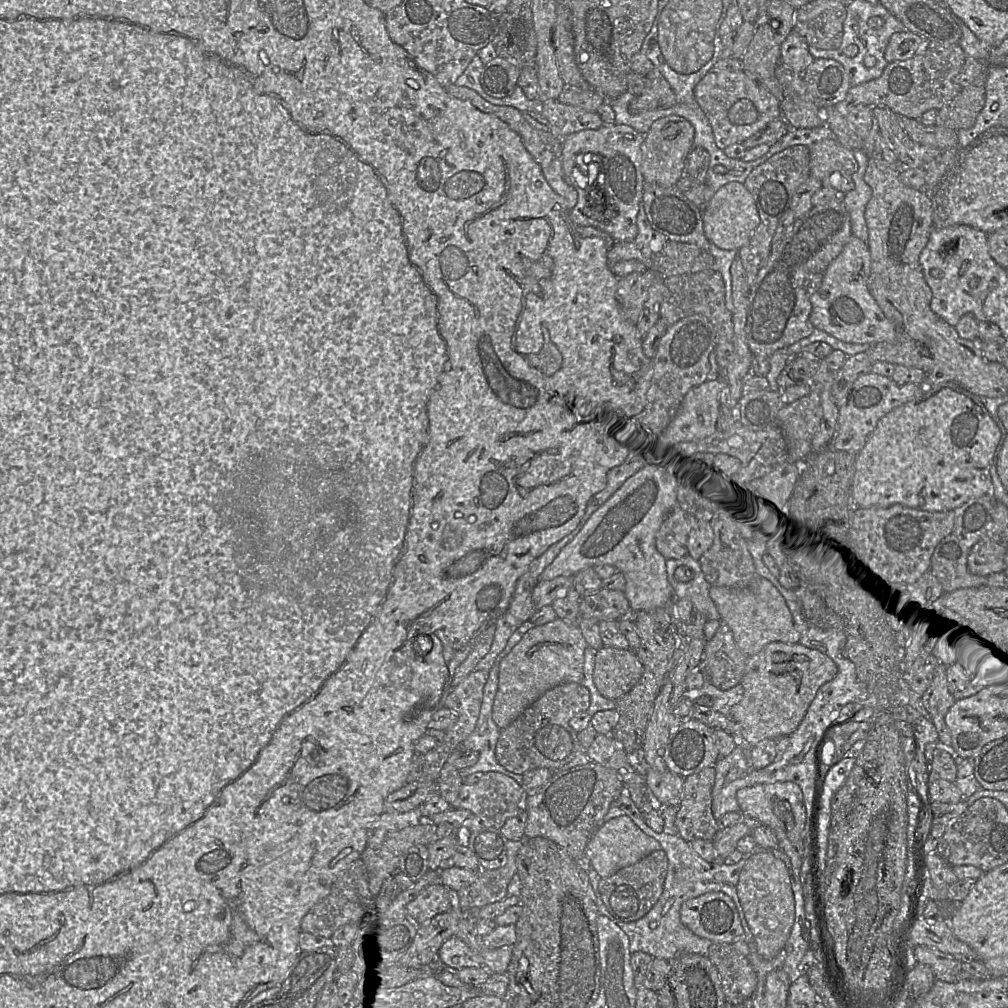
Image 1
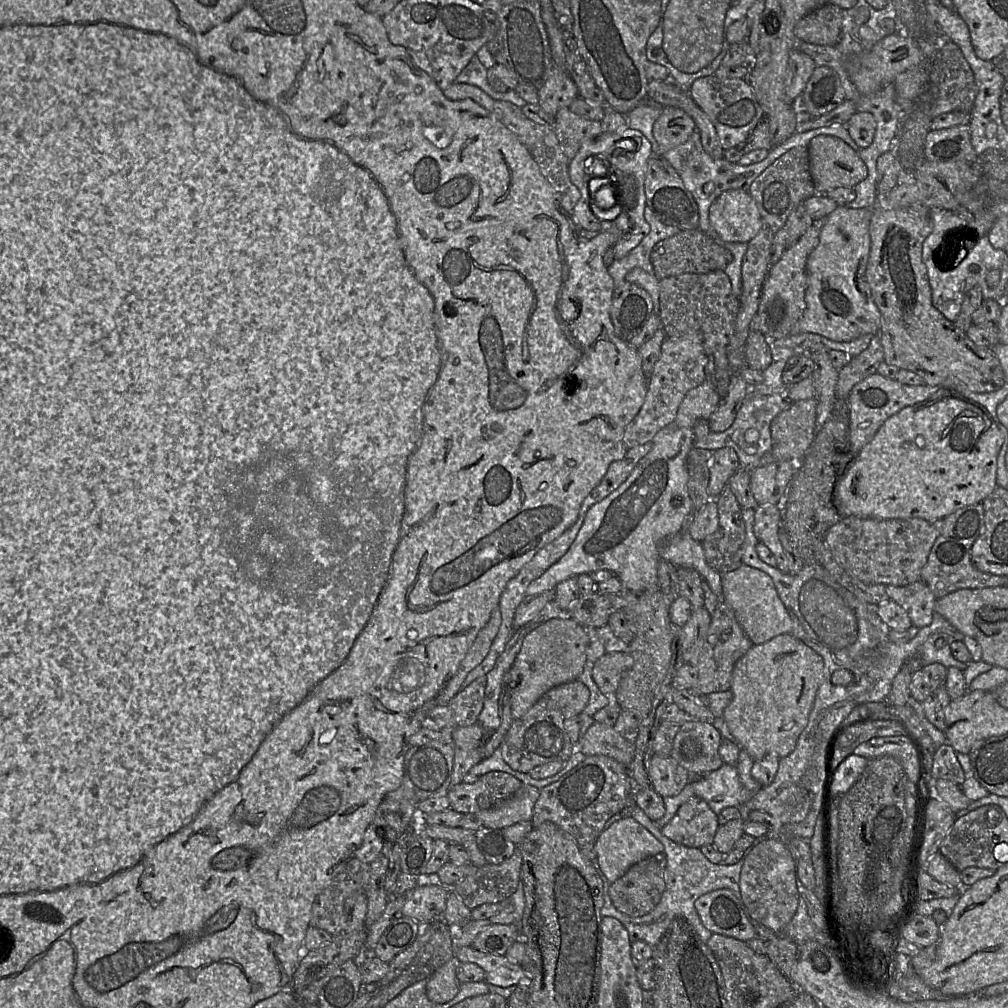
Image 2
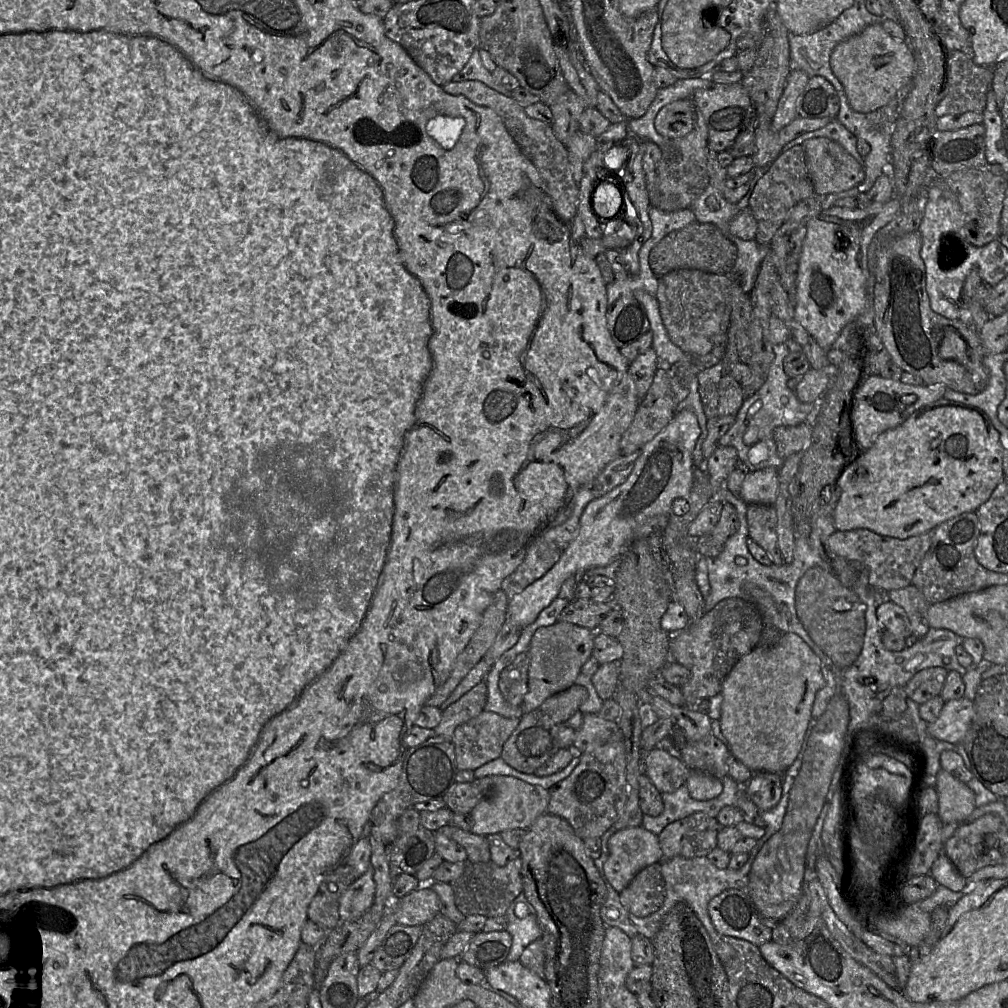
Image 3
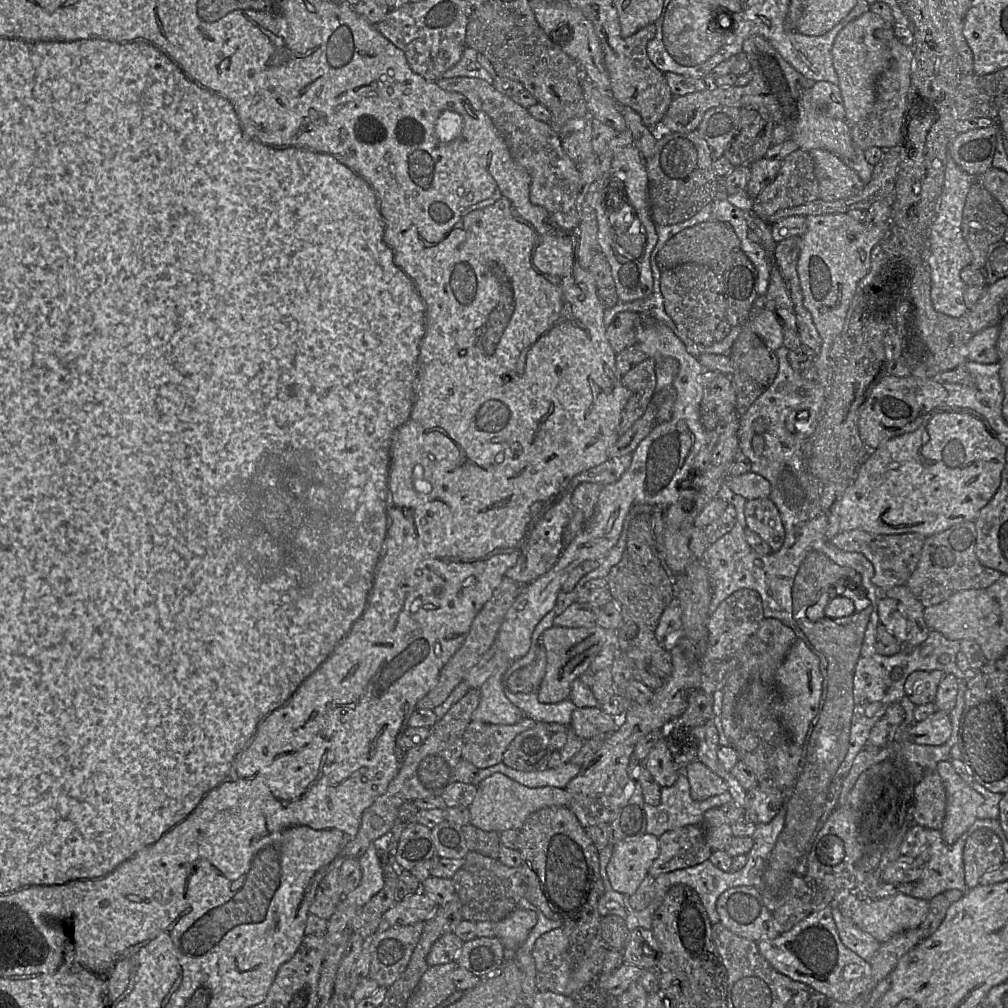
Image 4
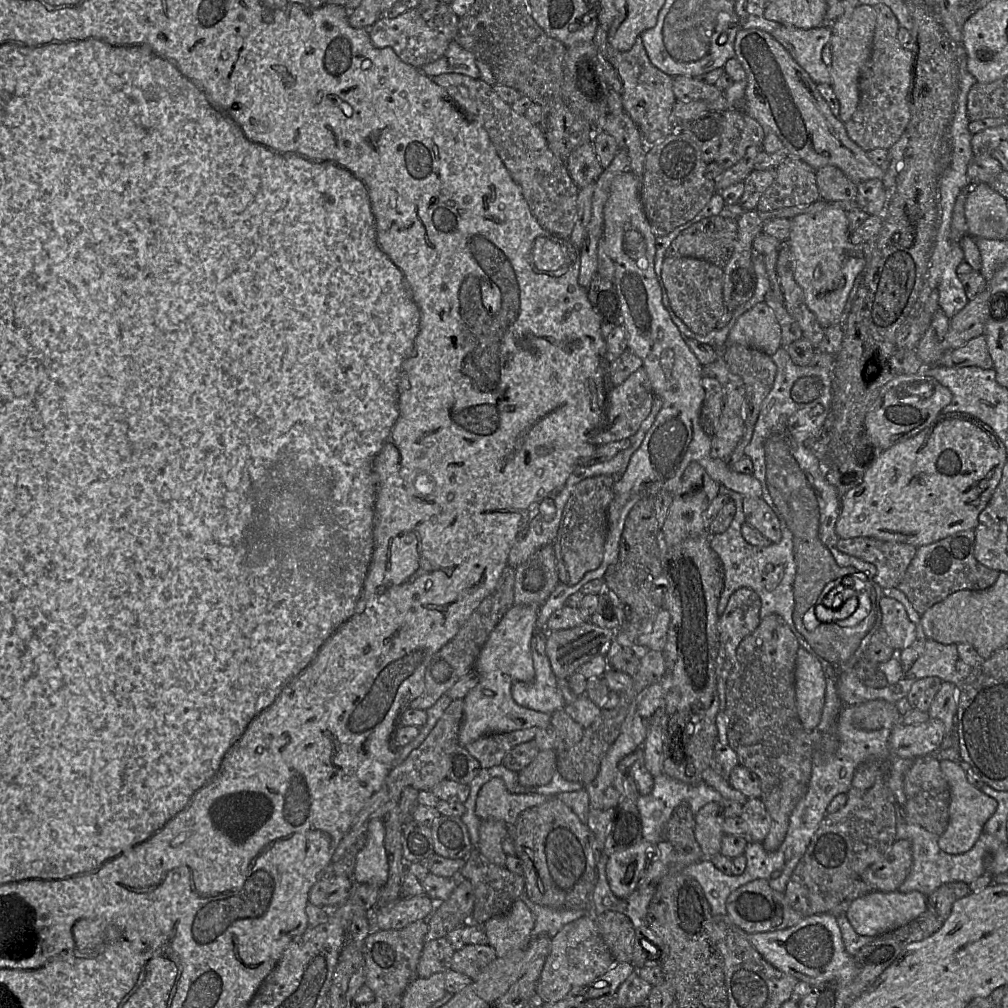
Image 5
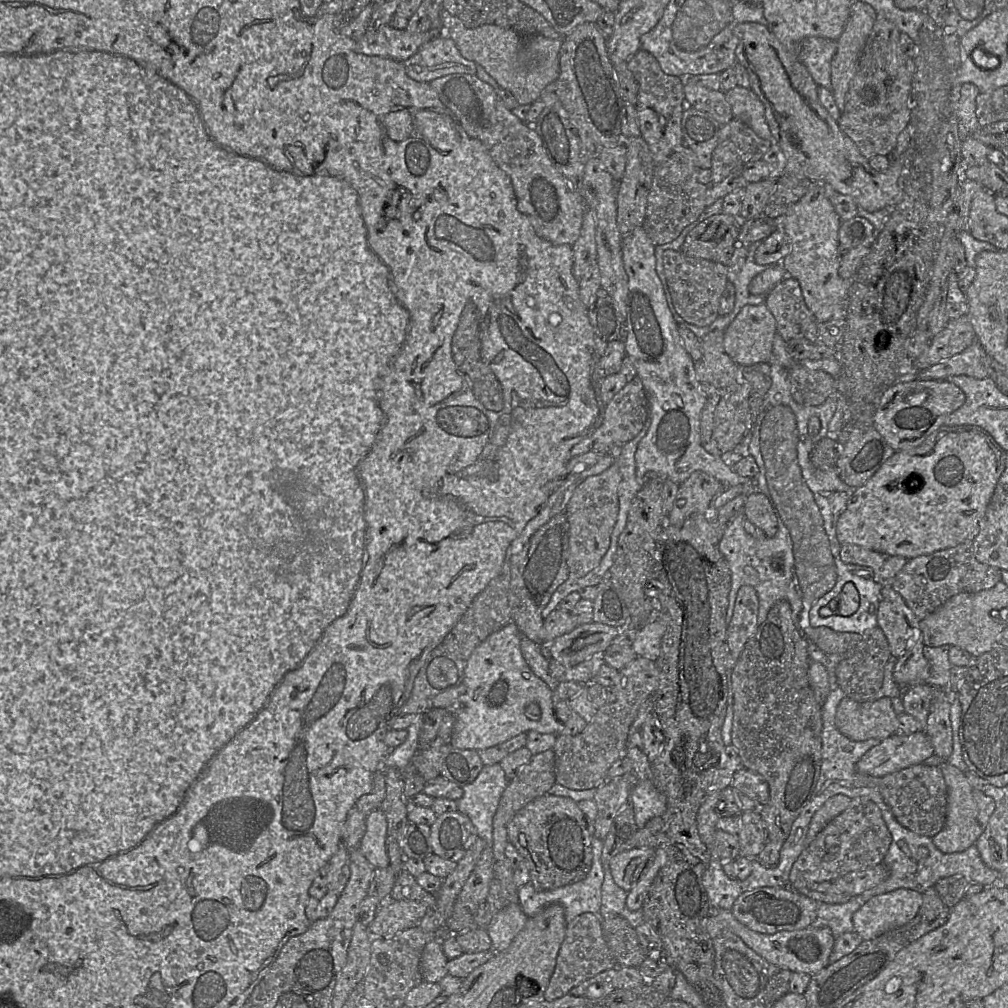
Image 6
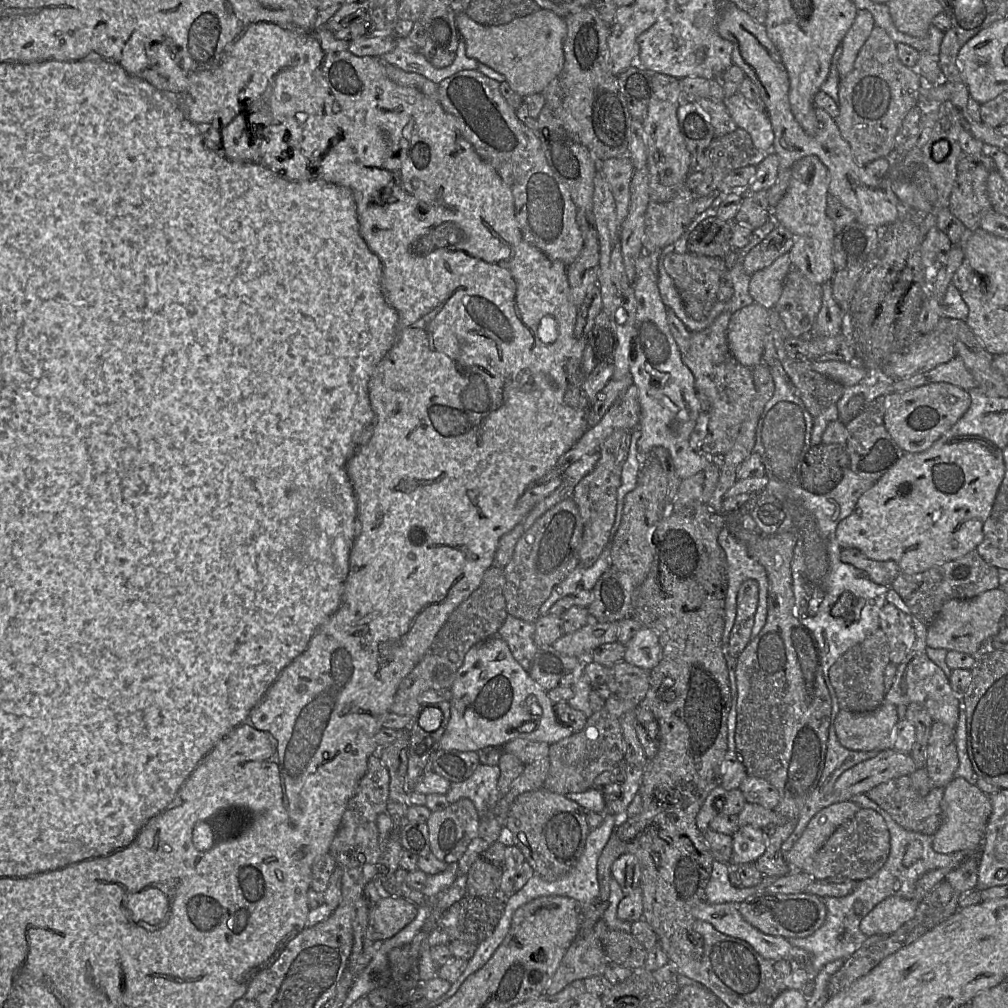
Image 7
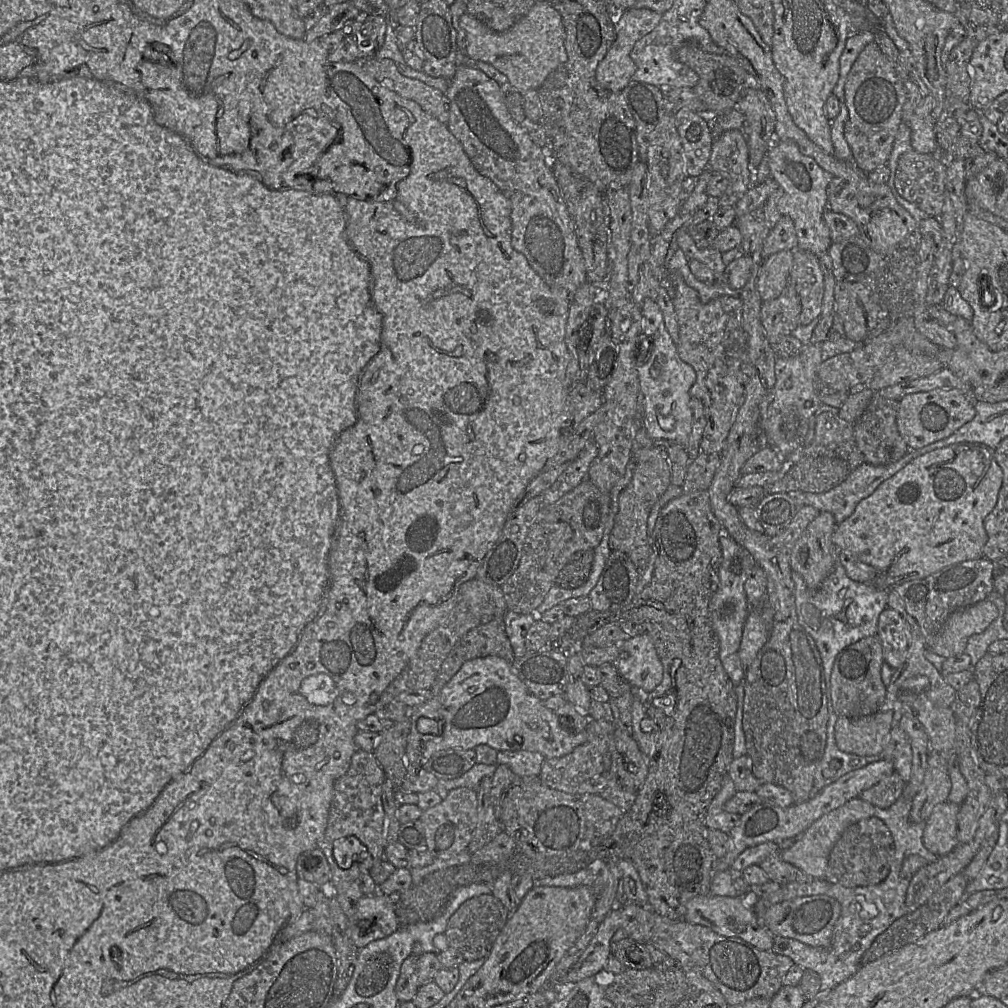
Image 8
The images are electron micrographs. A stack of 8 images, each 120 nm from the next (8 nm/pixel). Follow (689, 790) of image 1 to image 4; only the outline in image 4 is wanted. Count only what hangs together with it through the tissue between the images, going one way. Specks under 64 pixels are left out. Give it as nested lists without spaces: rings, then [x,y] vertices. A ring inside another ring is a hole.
[[[687,825],[666,831],[658,838],[659,856],[654,860],[648,874],[655,879],[663,873],[700,864],[713,850],[706,841],[702,825]]]

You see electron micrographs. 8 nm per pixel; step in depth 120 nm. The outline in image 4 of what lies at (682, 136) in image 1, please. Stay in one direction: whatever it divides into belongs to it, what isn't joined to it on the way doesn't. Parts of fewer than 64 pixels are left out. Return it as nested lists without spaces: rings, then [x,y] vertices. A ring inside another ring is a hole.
[[[762,36],[748,37],[743,42],[742,51],[746,54],[753,72],[753,78],[748,84],[741,87],[709,86],[704,91],[674,97],[661,121],[661,131],[694,131],[704,114],[714,107],[752,108],[758,111],[763,120],[772,120],[775,125],[783,125],[788,131],[788,138],[803,151],[824,149],[844,161],[853,157],[855,144],[850,134],[851,126],[845,120],[826,117],[816,109],[811,100],[811,87],[815,82],[809,81],[794,69]]]

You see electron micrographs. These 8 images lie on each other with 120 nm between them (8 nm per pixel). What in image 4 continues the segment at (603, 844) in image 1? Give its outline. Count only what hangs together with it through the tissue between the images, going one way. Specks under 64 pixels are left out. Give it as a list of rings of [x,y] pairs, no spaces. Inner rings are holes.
[[[652,834],[617,842],[606,866],[612,889],[625,896],[635,893],[658,856],[658,838]]]

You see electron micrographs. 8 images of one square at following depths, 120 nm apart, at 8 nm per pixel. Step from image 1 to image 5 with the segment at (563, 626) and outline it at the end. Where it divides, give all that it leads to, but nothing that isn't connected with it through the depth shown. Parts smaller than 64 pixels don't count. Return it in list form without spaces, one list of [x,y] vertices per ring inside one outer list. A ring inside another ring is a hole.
[[[590,621],[547,633],[546,655],[557,679],[568,679],[597,655],[607,655],[615,631]]]

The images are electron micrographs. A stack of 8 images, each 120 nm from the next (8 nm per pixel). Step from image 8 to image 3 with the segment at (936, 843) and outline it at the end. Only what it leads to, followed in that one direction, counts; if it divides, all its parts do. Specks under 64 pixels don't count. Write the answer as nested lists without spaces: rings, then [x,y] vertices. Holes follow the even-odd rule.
[[[944,769],[937,774],[935,788],[938,815],[944,824],[964,821],[976,808],[973,790]]]

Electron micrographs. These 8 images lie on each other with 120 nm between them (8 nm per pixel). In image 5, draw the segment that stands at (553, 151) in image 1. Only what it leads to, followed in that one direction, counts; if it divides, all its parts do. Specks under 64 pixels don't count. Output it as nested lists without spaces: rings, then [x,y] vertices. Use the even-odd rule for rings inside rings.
[[[457,73],[431,78],[448,92],[467,116],[481,121],[511,177],[520,185],[522,194],[539,224],[550,233],[569,239],[576,222],[579,188],[570,176],[566,161],[549,148],[540,126],[530,122],[526,116],[516,113],[511,105],[481,79]]]

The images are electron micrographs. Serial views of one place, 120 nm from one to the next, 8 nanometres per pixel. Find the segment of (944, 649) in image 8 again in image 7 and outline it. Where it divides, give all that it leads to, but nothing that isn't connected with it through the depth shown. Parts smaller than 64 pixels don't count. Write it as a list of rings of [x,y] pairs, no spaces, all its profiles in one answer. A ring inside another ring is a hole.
[[[1000,587],[971,599],[951,599],[943,604],[935,620],[928,626],[926,645],[977,656],[984,644],[997,634],[1006,615],[1006,594]]]

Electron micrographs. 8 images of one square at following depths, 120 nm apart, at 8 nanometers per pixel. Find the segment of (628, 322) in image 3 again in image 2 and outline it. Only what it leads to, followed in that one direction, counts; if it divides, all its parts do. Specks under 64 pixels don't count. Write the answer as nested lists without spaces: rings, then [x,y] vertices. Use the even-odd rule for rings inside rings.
[[[628,281],[615,286],[610,315],[621,340],[629,342],[634,338],[652,313],[653,302],[644,288]]]

